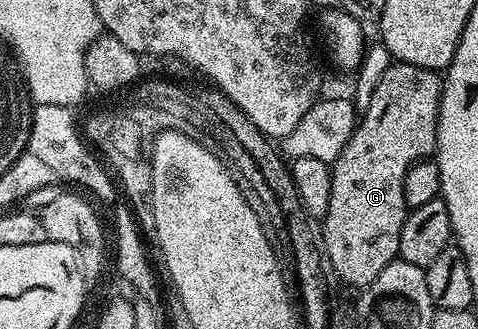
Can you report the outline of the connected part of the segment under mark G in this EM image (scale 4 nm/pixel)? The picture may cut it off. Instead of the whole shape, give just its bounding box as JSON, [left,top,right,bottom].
[320,62,443,290]

